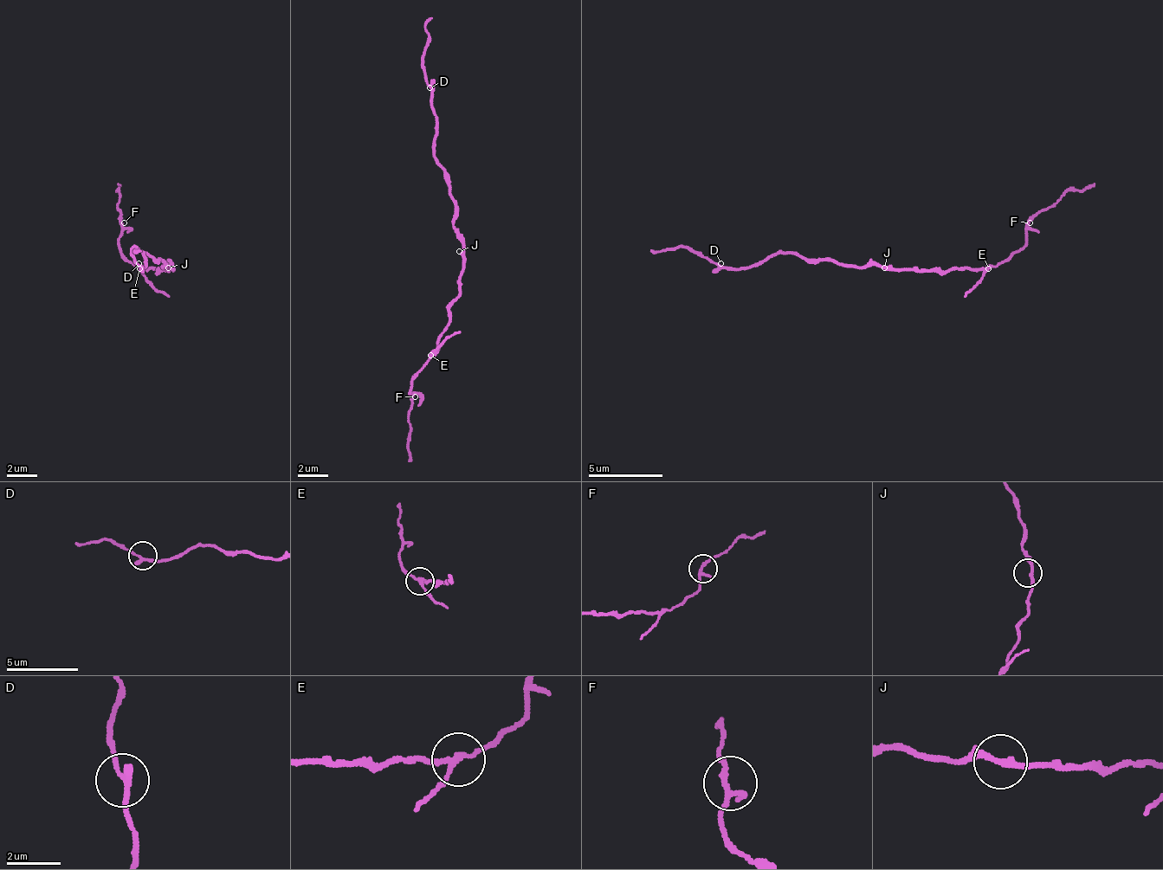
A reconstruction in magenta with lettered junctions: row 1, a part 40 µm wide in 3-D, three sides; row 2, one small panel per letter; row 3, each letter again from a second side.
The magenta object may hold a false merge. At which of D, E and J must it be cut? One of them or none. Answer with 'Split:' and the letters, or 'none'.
Split: E

